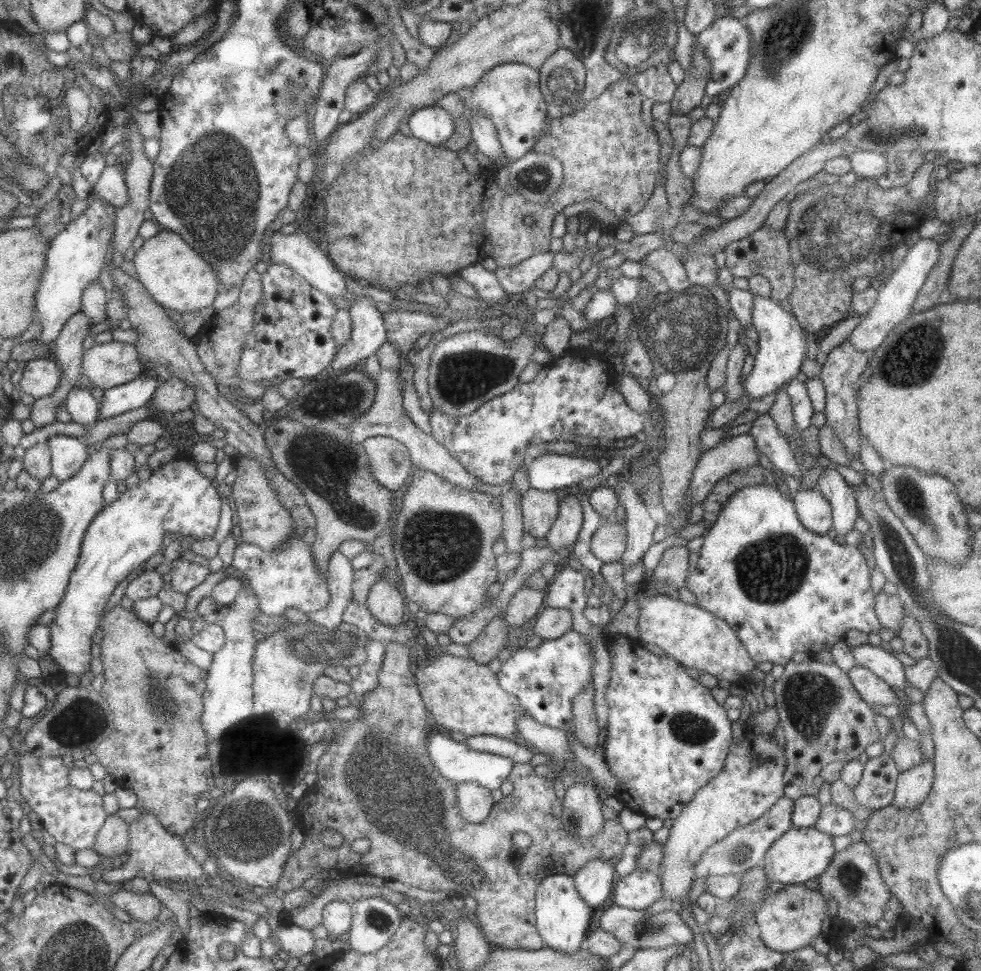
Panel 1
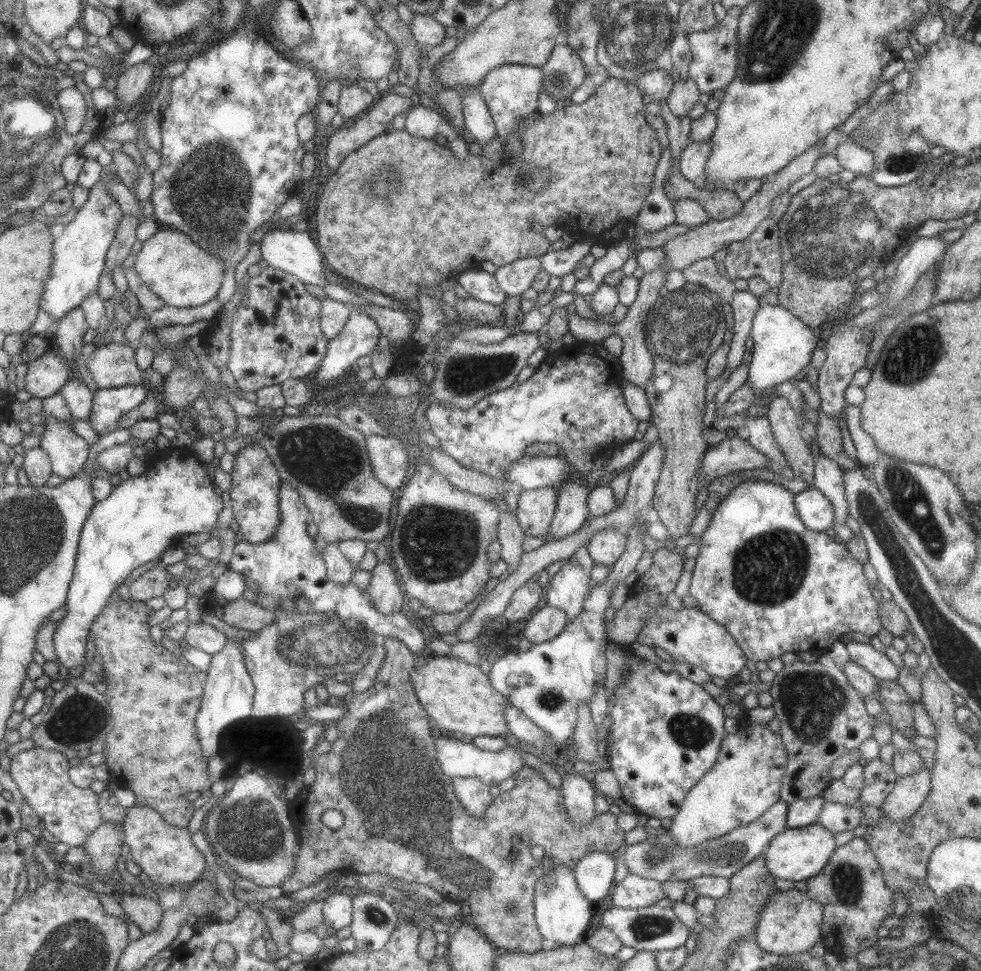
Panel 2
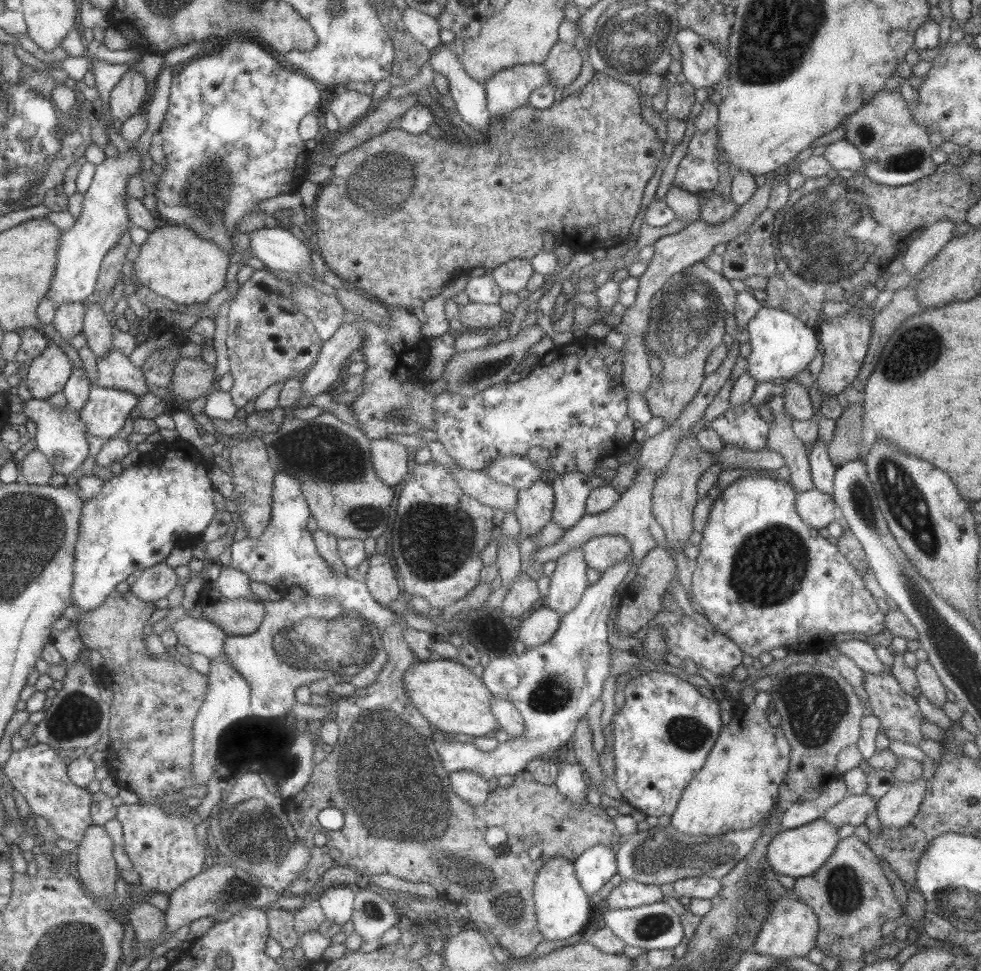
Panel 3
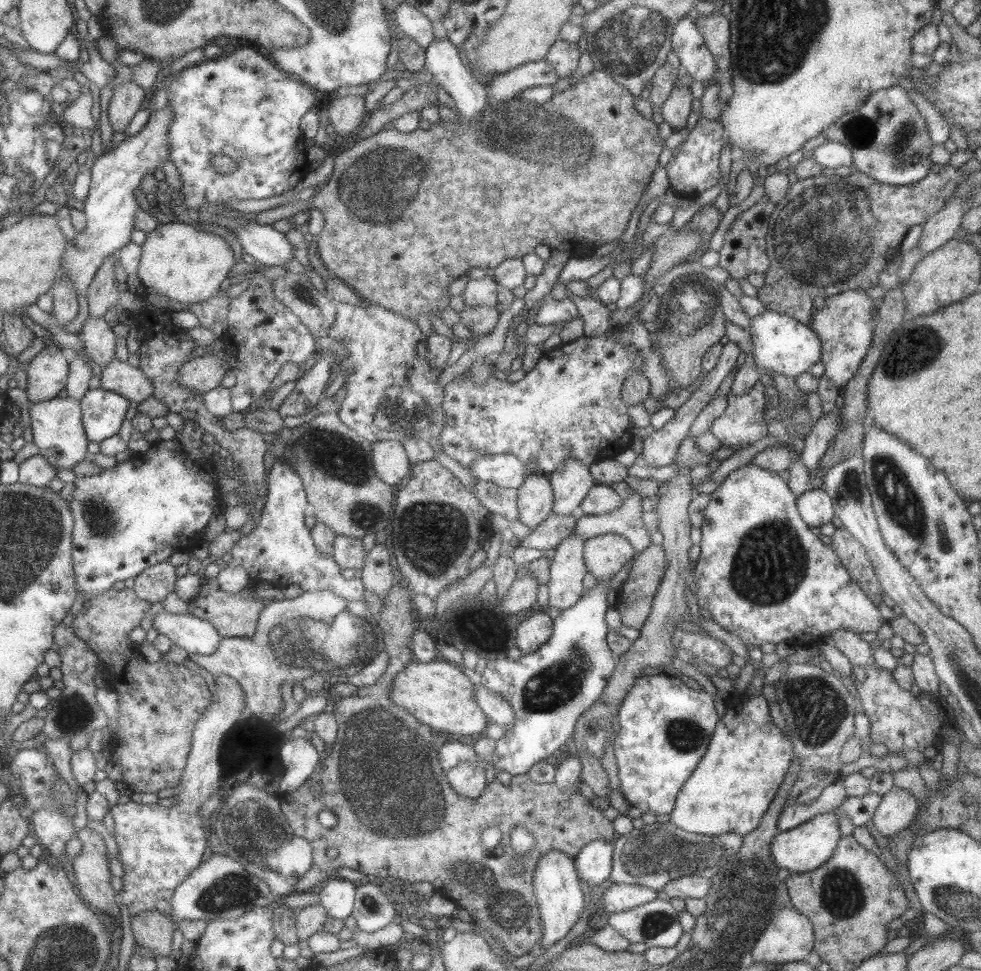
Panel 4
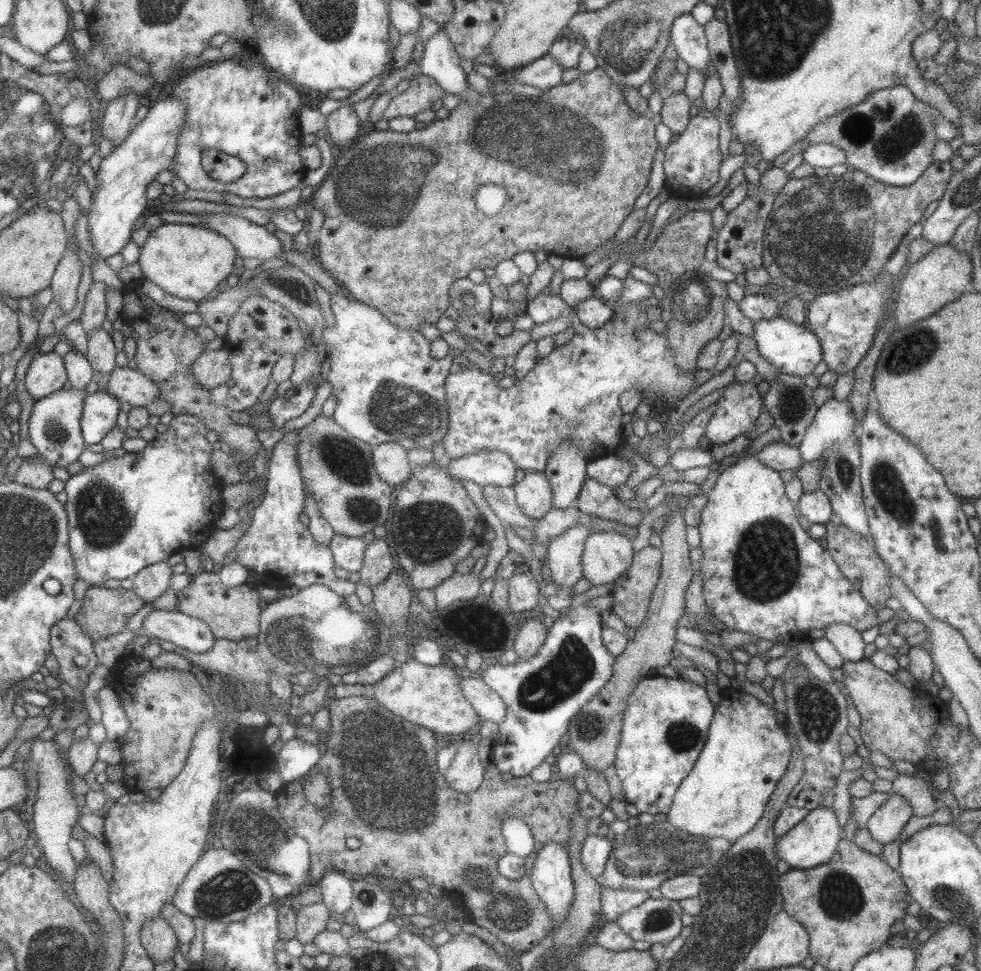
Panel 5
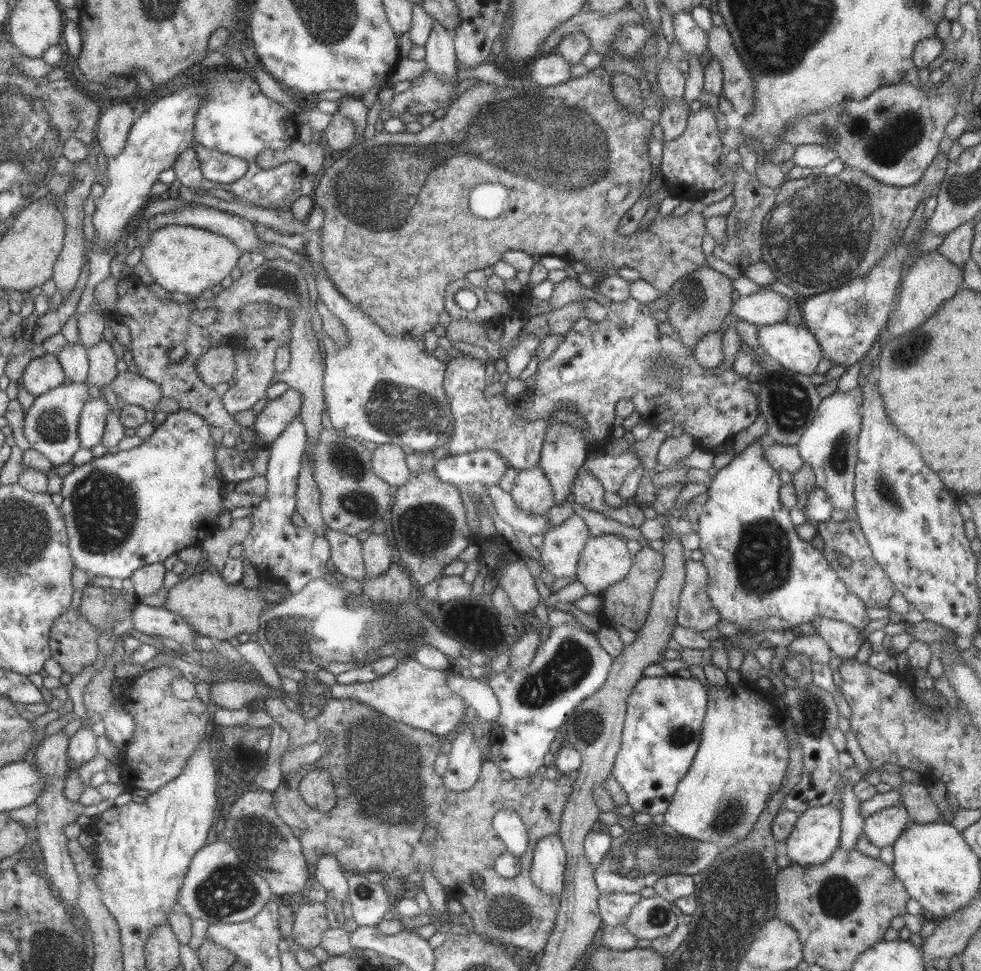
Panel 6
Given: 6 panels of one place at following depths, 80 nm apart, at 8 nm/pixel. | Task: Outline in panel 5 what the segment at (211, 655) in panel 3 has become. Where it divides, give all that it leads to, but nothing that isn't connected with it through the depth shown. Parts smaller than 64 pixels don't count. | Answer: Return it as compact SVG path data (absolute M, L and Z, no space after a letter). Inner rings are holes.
M171 610L147 612L140 632L193 653L206 652L215 642L209 627L201 620Z

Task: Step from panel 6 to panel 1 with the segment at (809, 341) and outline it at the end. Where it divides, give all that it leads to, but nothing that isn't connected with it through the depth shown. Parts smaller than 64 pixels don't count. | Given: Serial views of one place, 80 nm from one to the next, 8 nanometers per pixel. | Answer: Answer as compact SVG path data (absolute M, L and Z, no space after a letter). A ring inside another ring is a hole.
M753 294L751 307L752 326L757 333L757 352L754 355L752 369L746 376L744 393L750 400L761 398L771 392L777 392L799 373L799 366L807 354L805 332L797 319L790 315L777 302L770 298L763 298Z

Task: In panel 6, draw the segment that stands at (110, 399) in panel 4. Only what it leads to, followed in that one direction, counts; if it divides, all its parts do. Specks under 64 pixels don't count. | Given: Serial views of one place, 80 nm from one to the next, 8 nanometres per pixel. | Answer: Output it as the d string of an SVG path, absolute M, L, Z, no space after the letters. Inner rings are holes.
M90 398L78 418L77 436L81 448L90 449L100 443L107 414L111 412L106 398Z

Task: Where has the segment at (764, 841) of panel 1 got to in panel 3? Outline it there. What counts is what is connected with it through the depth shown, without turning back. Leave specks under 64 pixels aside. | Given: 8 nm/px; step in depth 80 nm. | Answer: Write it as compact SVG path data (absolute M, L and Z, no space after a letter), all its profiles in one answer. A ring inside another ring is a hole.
M767 814L757 826L747 830L727 831L722 835L689 836L680 833L676 828L658 823L647 830L635 831L623 836L614 848L616 873L622 881L633 880L642 884L661 886L675 880L691 877L710 877L719 879L745 854L749 853L755 839L768 823Z

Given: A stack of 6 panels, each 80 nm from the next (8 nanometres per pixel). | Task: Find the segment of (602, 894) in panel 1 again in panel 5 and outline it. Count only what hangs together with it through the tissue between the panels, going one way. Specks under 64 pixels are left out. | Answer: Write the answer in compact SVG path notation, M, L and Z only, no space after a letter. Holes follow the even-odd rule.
M587 835L582 842L580 859L584 872L590 877L603 870L605 861L611 852L612 836Z

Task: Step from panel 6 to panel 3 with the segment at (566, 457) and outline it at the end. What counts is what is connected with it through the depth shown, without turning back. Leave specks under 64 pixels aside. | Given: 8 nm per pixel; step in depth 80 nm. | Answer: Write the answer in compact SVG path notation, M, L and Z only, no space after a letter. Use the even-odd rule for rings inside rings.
M565 471L553 475L549 483L554 492L553 522L567 530L585 514L587 495L603 481L594 472Z

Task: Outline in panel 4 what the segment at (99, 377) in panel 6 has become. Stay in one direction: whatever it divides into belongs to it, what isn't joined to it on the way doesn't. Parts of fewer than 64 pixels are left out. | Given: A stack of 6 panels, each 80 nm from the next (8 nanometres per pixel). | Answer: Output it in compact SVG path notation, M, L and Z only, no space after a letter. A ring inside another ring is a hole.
M87 317L80 331L84 349L91 360L100 367L114 358L113 349L115 348L116 338L110 325L102 318Z

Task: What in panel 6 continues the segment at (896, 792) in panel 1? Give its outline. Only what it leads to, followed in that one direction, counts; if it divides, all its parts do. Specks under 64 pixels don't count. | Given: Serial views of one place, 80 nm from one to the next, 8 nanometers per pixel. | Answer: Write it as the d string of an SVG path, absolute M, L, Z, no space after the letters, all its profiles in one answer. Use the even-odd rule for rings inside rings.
M902 804L883 808L866 816L862 832L867 840L877 848L893 844L910 817Z

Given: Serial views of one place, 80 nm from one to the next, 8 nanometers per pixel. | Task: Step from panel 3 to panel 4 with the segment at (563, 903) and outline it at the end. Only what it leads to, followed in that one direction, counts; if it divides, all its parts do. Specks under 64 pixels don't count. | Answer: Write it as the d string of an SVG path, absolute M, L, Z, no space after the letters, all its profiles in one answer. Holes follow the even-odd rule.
M551 849L537 860L532 876L534 895L539 905L542 935L539 946L549 947L563 938L581 914L583 893L581 882L576 874L573 858L560 850Z

